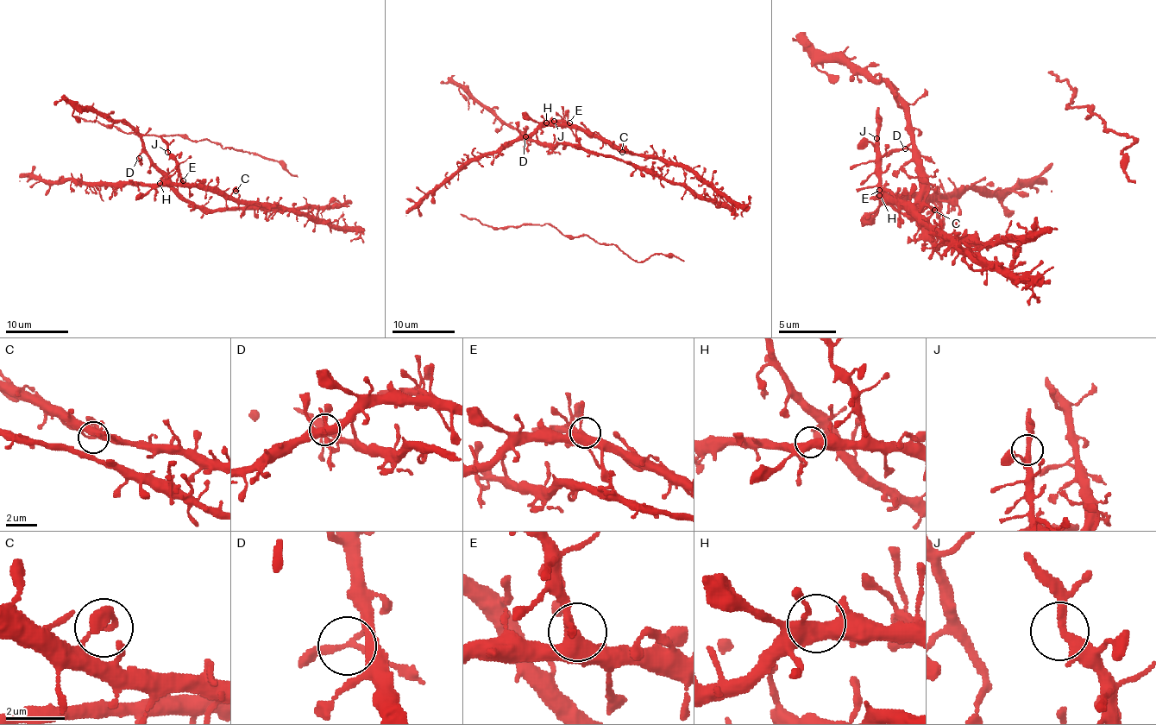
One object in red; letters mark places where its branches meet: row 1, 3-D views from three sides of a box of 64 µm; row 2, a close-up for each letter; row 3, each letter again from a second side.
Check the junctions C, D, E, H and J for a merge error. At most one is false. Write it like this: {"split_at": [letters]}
{"split_at": ["D"]}

